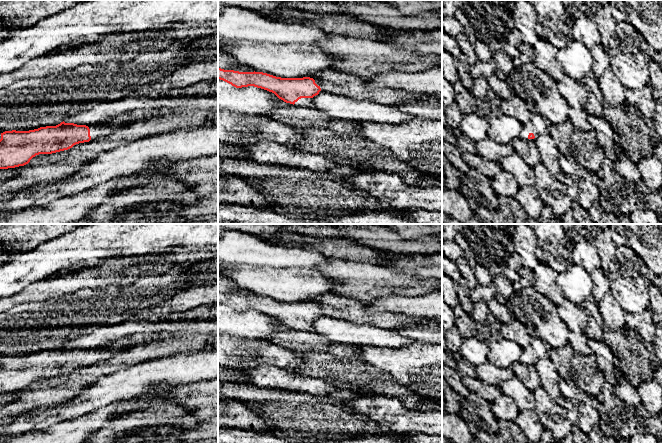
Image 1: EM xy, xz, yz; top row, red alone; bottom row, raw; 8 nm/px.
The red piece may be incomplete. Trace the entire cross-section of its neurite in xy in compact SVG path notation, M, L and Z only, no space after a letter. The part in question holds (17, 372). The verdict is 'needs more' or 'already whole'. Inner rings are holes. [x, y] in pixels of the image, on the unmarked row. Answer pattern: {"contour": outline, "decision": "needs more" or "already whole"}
{"contour": "M108 344L92 349L65 347L29 355L5 355L0 363L0 393L24 390L39 378L52 378L111 358Z", "decision": "needs more"}

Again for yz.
{"contour": "M533 338L531 343L522 349L519 361L534 366L538 360L549 358L552 347L541 338Z", "decision": "needs more"}

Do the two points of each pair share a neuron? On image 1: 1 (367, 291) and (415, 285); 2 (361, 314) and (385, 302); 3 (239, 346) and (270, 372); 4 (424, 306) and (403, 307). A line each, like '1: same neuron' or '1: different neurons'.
1: same neuron
2: different neurons
3: different neurons
4: same neuron

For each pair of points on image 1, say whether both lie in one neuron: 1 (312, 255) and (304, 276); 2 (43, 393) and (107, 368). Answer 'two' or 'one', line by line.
1: two
2: one

